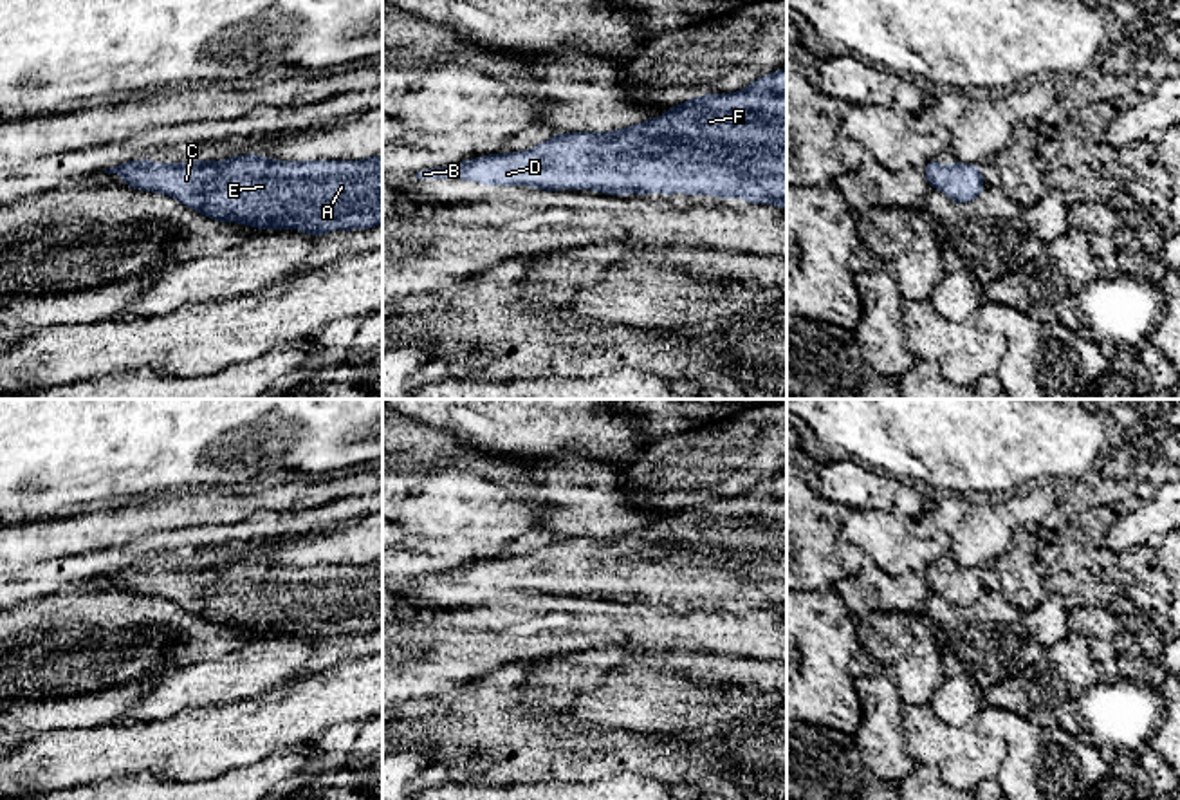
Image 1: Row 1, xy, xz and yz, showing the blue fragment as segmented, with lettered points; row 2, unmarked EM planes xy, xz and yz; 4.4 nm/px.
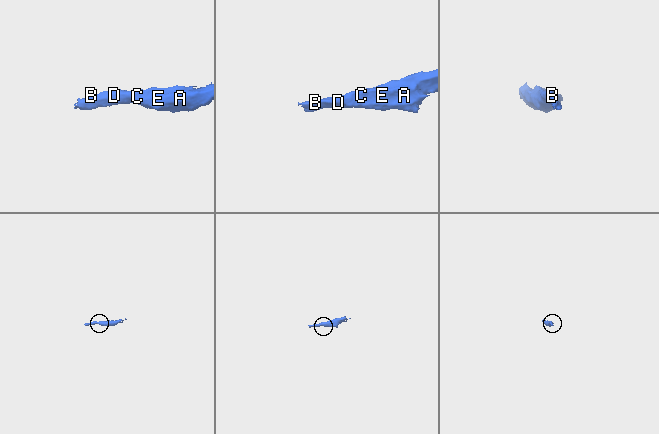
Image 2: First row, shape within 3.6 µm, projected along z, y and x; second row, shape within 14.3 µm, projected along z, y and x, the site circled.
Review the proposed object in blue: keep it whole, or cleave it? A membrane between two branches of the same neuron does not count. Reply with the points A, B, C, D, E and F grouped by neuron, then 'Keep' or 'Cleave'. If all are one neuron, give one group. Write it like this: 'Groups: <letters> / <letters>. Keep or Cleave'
Groups: A B C D E F. Keep

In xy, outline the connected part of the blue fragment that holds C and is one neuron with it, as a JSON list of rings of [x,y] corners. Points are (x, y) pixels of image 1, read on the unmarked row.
[[[256,558],[224,565],[155,569],[153,563],[126,565],[105,578],[117,578],[126,591],[166,598],[180,609],[218,627],[256,634],[300,634],[321,641],[334,634],[368,634],[383,628],[383,558],[361,565],[276,565]]]

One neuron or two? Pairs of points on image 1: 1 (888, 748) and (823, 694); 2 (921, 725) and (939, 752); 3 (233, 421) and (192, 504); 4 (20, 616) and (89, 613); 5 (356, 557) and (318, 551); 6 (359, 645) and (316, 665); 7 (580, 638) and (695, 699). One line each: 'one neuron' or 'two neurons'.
1: two neurons
2: one neuron
3: two neurons
4: one neuron
5: one neuron
6: one neuron
7: two neurons

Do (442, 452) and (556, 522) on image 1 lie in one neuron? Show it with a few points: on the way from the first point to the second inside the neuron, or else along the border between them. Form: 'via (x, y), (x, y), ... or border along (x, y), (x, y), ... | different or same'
via (477, 461), (518, 474), (543, 488) | same

